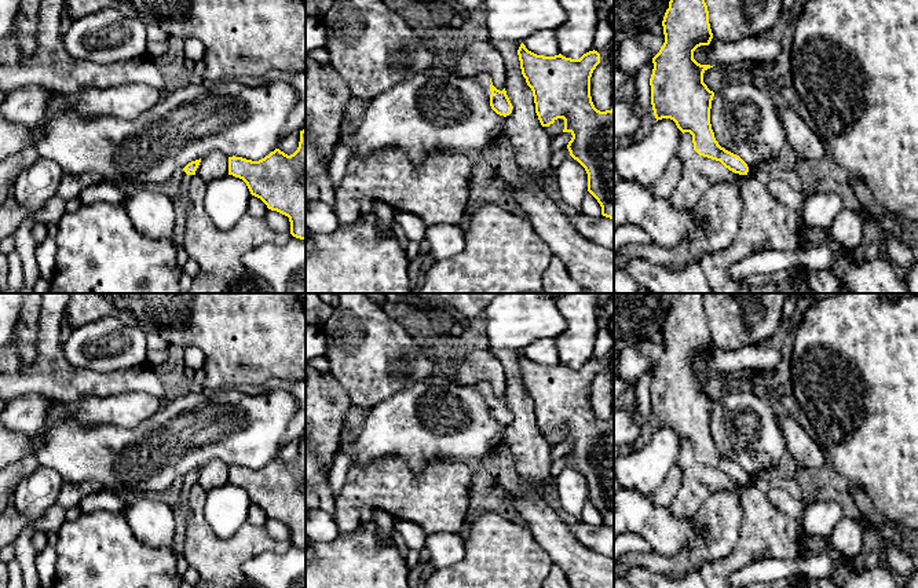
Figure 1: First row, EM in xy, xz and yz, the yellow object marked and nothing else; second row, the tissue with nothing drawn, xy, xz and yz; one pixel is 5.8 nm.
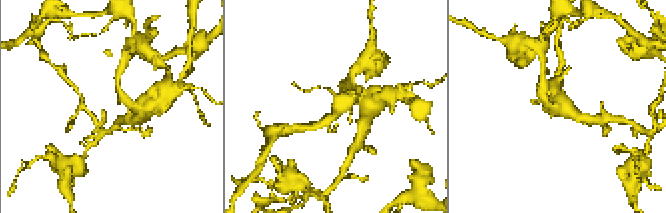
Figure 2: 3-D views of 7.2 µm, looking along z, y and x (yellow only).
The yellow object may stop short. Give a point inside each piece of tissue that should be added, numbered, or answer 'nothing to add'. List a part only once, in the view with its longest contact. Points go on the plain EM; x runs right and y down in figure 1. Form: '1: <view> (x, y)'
1: xz (485, 389)

